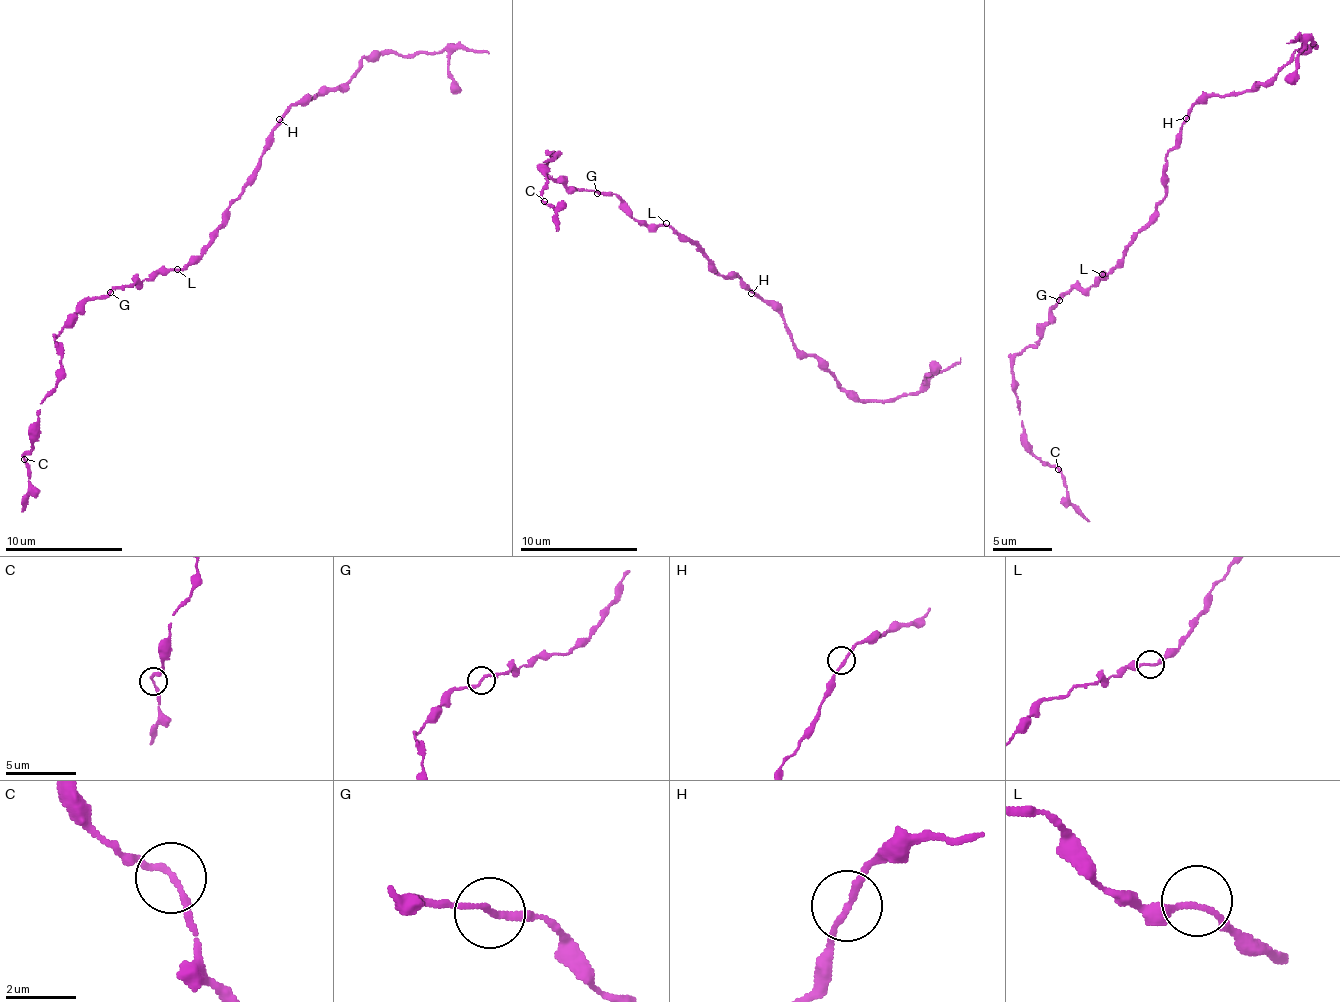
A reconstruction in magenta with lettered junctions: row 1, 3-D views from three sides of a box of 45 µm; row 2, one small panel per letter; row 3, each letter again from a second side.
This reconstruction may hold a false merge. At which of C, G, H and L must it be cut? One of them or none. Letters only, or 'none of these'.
none of these

